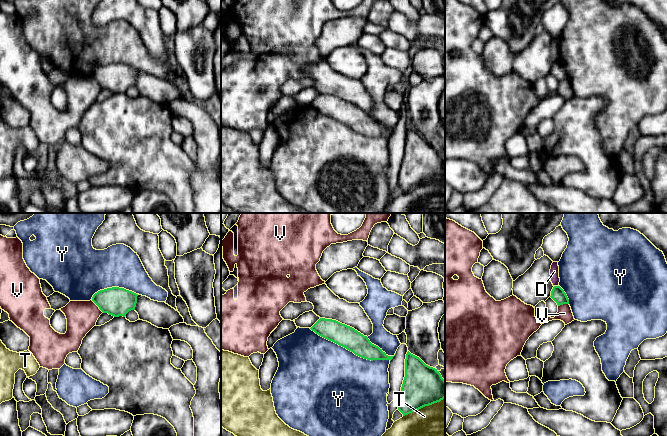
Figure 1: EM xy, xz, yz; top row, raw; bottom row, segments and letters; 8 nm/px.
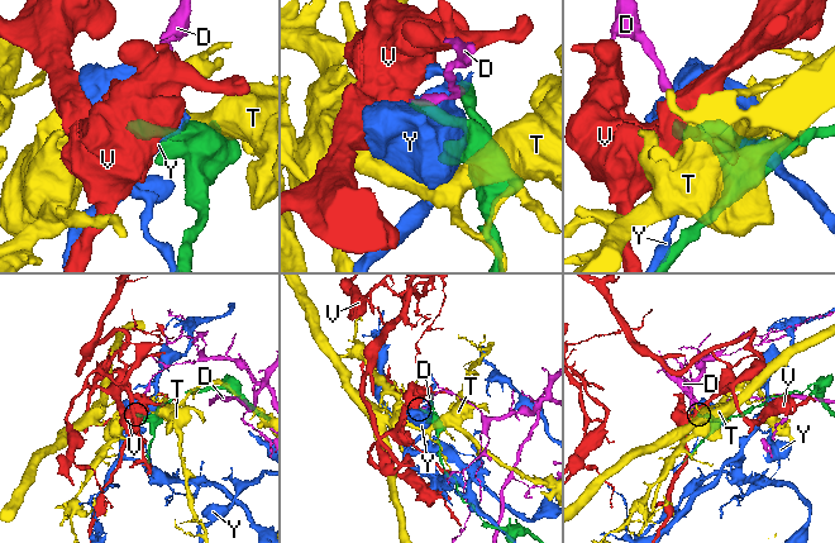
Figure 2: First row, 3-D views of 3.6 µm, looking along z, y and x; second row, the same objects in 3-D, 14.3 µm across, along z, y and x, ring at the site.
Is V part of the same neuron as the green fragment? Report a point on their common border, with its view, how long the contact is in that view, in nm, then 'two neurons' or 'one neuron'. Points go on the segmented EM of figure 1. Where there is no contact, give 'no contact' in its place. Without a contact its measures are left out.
xy (97, 305) | 140 nm | two neurons

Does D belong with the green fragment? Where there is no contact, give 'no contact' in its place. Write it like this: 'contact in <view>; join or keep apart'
contact in yz; keep apart

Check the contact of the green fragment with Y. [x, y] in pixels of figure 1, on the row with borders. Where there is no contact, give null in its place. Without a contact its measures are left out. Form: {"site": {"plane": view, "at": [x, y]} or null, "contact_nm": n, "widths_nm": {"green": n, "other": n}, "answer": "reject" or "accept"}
{"site": {"plane": "xz", "at": [350, 350]}, "contact_nm": 700, "widths_nm": {"green": 170, "other": 480}, "answer": "reject"}

